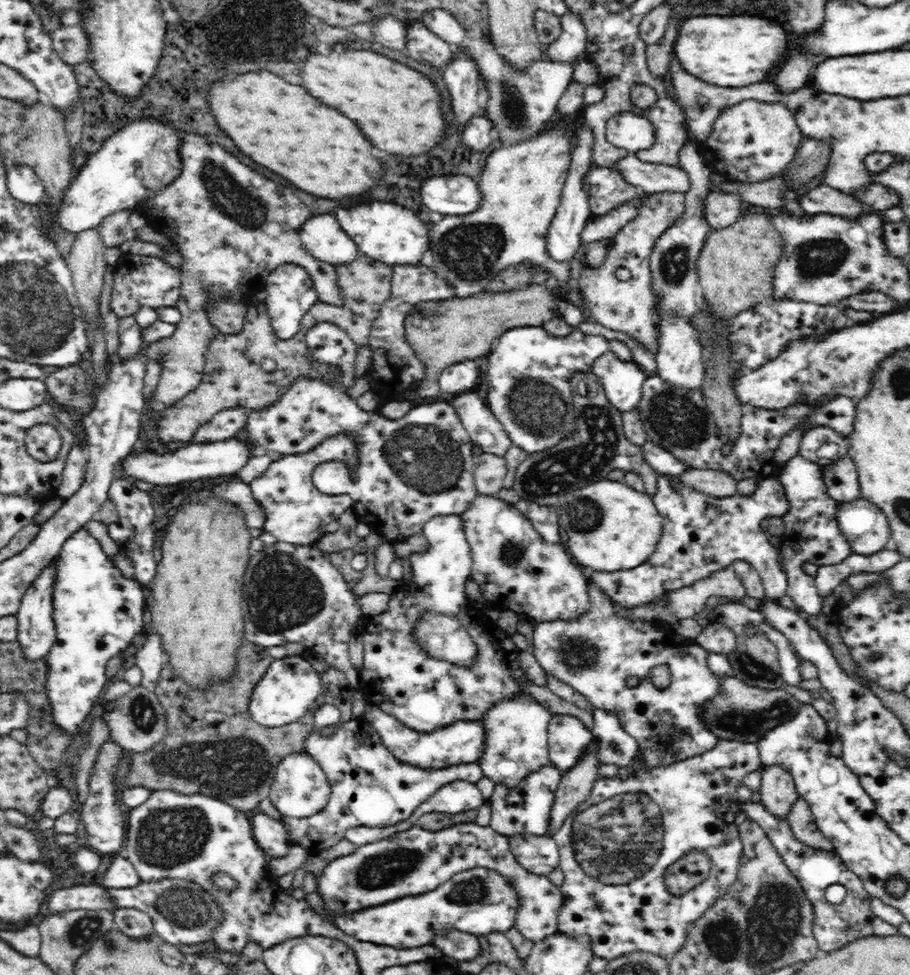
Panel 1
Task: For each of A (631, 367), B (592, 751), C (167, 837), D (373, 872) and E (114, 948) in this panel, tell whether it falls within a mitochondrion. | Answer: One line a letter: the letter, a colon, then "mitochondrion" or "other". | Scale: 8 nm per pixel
A: other
B: other
C: mitochondrion
D: mitochondrion
E: mitochondrion

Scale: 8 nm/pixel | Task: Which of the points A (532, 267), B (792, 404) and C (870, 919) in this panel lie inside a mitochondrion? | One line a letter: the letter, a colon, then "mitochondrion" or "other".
A: other
B: other
C: other

